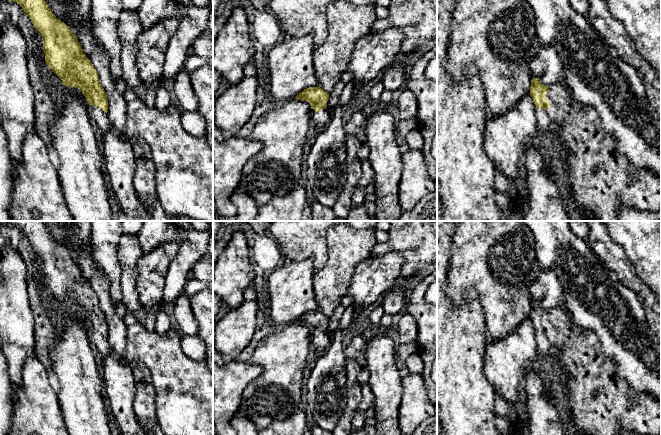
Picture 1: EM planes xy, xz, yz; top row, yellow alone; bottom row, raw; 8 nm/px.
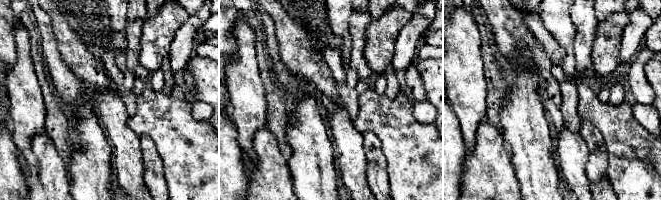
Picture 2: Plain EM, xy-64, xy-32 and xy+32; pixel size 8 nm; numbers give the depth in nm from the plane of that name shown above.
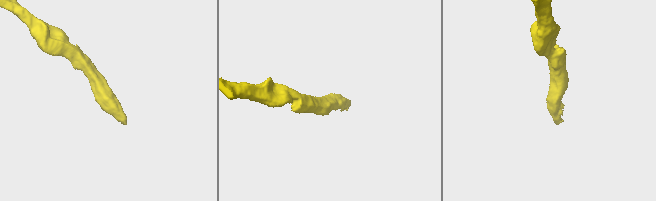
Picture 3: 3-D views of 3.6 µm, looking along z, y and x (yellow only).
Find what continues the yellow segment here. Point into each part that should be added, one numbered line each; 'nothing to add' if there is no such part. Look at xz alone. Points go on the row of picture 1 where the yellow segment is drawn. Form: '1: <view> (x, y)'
1: xz (320, 119)

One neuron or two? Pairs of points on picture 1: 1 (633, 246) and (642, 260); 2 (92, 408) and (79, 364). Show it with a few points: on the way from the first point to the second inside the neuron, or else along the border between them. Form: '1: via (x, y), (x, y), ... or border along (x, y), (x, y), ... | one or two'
1: via (636, 249), (642, 257) | one
2: via (81, 397), (79, 375) | one

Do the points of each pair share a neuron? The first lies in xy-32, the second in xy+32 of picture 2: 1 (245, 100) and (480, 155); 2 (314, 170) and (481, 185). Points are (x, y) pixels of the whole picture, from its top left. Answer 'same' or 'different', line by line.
1: different
2: different

